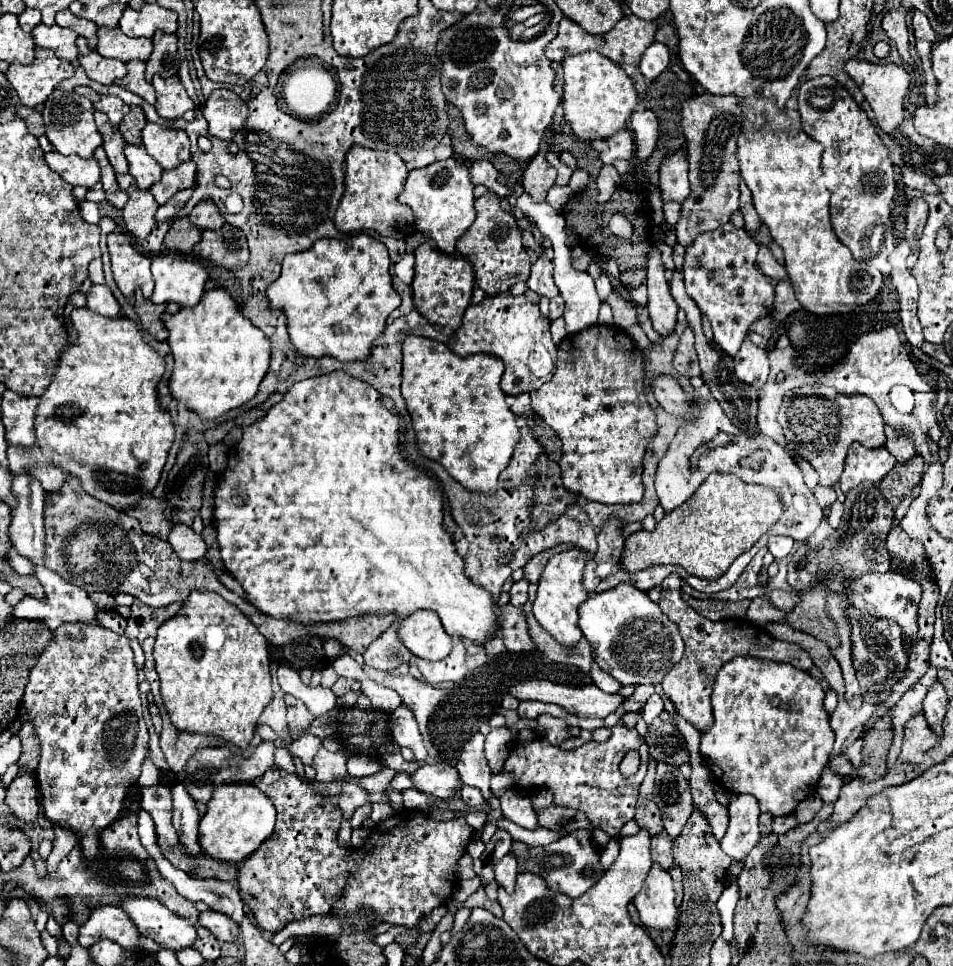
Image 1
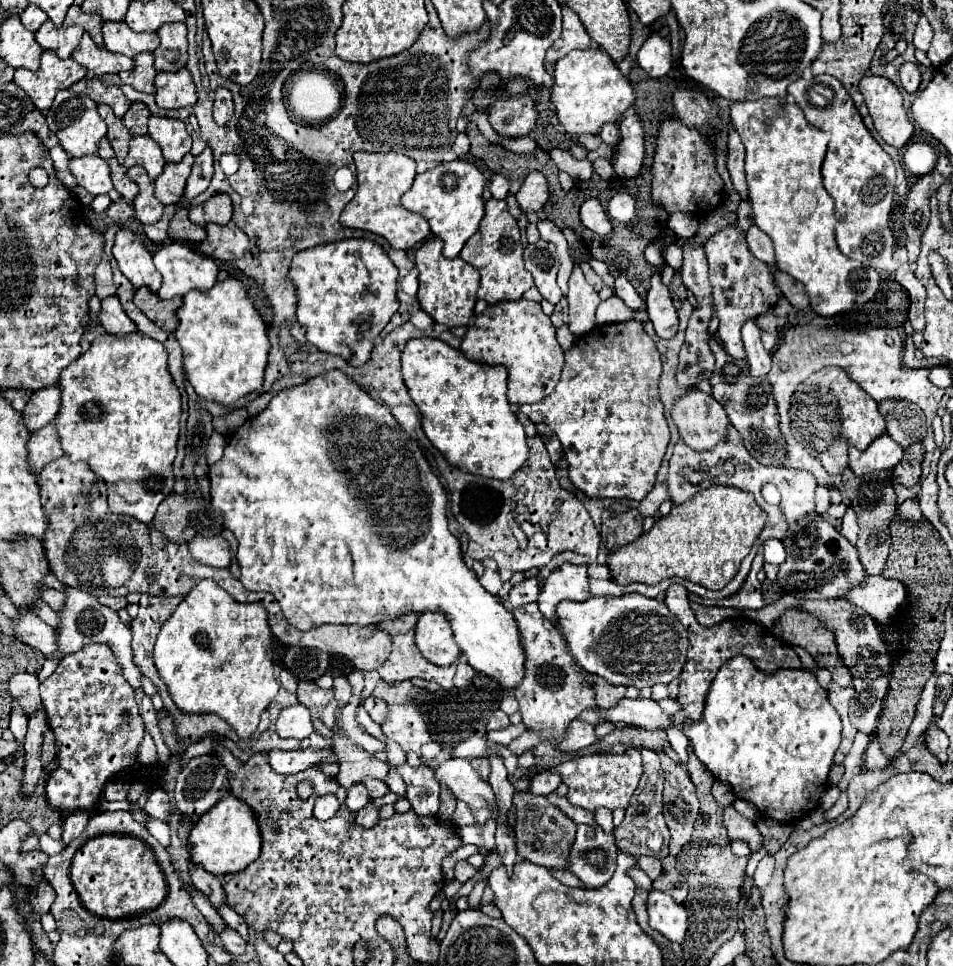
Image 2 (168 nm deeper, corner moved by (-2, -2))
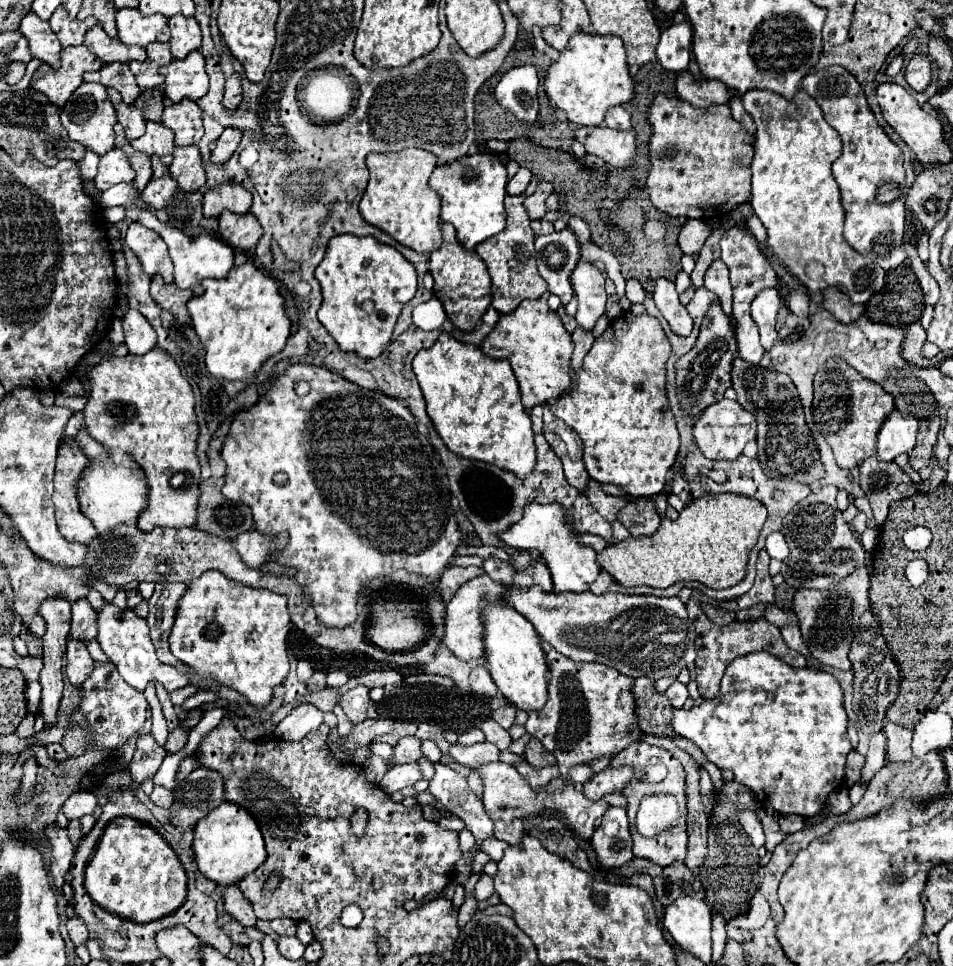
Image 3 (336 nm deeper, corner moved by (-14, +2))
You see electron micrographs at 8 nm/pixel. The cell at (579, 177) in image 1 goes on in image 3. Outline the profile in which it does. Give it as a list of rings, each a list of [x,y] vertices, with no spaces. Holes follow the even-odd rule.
[[[616,106],[610,108],[608,116],[606,116],[606,126],[614,128],[614,130],[628,130],[630,128],[630,114],[624,106]]]

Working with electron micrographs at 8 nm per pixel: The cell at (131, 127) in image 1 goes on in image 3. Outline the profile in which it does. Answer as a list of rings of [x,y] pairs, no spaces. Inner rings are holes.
[[[146,90],[136,98],[134,106],[144,114],[146,120],[160,122],[164,110],[164,96],[160,90]]]

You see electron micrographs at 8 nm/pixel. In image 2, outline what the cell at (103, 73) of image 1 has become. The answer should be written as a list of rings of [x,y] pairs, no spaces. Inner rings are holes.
[[[88,34],[82,36],[80,44],[74,48],[72,58],[86,66],[90,76],[102,76],[102,74],[118,74],[122,70],[132,70],[134,60],[122,54],[112,54],[104,46],[96,46]]]

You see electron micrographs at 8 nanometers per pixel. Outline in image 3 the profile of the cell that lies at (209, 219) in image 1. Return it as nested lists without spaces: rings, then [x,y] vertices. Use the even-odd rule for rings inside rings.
[[[218,184],[204,194],[204,216],[220,216],[222,210],[244,214],[252,206],[252,194],[238,184]]]

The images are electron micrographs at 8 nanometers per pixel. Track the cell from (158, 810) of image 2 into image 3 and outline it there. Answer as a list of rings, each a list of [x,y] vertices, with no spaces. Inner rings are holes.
[[[154,788],[154,792],[150,794],[150,800],[152,800],[156,806],[160,806],[160,808],[168,808],[168,806],[172,806],[174,794],[172,794],[170,790],[166,790],[166,788]]]

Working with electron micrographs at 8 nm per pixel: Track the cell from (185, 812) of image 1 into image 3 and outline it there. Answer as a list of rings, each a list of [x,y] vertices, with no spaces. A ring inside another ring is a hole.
[[[236,884],[222,886],[222,898],[224,898],[224,910],[236,918],[242,926],[256,926],[256,916],[252,910],[252,904],[246,900],[246,896],[240,892]]]

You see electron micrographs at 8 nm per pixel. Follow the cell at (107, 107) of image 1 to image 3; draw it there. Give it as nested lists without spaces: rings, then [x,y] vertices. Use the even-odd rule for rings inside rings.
[[[122,62],[106,64],[100,72],[86,72],[84,82],[98,82],[106,88],[116,88],[126,104],[132,104],[140,96],[140,88],[136,84],[134,74],[130,72],[128,64]]]

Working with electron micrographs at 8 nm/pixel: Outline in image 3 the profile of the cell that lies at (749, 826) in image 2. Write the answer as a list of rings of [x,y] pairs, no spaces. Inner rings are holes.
[[[758,808],[758,818],[760,818],[764,834],[766,834],[766,844],[764,846],[766,846],[768,852],[772,852],[786,838],[786,834],[782,834],[780,826],[778,826],[778,814],[770,816],[770,814],[766,814],[766,810]]]

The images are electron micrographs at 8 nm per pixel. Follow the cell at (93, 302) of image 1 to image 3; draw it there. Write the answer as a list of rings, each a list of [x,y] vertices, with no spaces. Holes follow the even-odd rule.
[[[130,308],[122,318],[122,322],[124,322],[124,336],[130,354],[140,356],[156,346],[156,332],[138,310]]]

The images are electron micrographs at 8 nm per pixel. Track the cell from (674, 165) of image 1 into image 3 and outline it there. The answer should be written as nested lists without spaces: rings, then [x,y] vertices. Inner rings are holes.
[[[658,96],[656,104],[650,106],[648,122],[654,134],[650,140],[652,166],[646,188],[658,210],[668,216],[710,220],[750,200],[752,136],[736,124],[728,104],[698,110],[680,98]]]

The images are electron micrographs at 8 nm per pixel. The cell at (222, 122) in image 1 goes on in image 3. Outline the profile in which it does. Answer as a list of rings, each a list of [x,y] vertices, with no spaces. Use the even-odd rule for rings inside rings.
[[[234,72],[234,74],[226,80],[226,88],[224,88],[224,100],[222,100],[222,104],[224,104],[228,110],[234,110],[234,108],[240,106],[240,100],[242,100],[240,76]]]

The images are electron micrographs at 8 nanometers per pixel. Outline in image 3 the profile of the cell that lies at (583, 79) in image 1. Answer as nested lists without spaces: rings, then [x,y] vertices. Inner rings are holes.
[[[576,34],[566,50],[548,68],[544,82],[548,98],[568,114],[568,120],[578,126],[600,126],[608,108],[626,104],[634,98],[634,80],[628,74],[624,44],[618,36]]]

